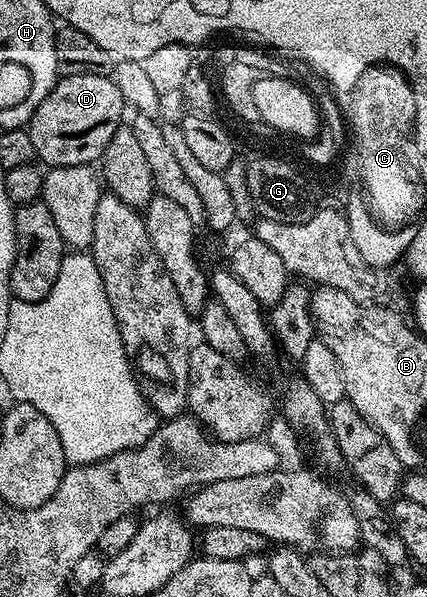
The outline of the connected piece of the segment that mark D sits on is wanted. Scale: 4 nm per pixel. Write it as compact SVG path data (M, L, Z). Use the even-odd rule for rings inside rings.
M104 73L66 75L57 78L50 93L34 109L26 124L30 141L34 141L36 159L49 168L86 167L101 158L106 145L122 126L120 118L126 102L114 79ZM44 162L44 163L43 163Z

